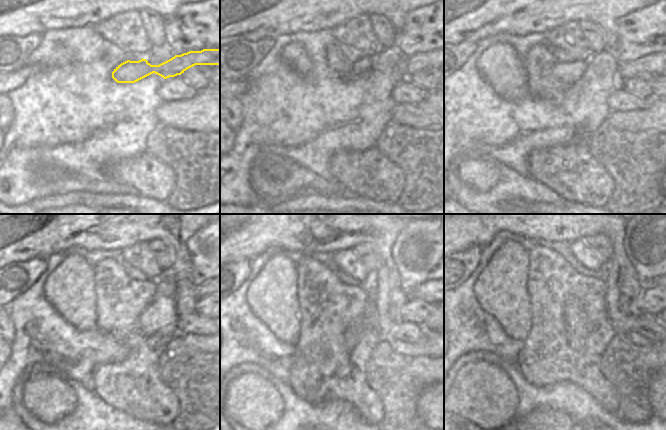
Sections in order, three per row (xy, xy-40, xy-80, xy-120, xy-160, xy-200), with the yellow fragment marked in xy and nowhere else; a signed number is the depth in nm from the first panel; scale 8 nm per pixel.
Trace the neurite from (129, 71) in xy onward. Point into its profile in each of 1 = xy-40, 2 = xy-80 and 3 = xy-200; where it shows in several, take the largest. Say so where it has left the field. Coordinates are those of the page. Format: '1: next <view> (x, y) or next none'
1: next xy-40 (413, 63)
2: next xy-80 (637, 63)
3: next xy-200 (647, 285)

